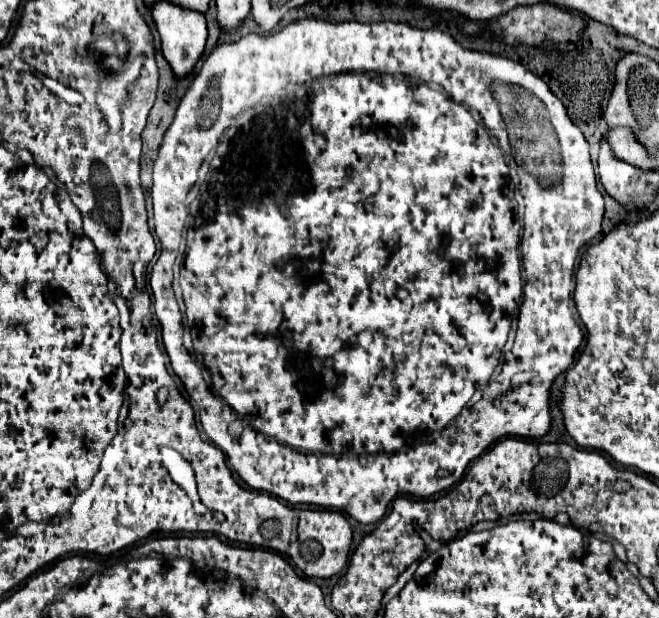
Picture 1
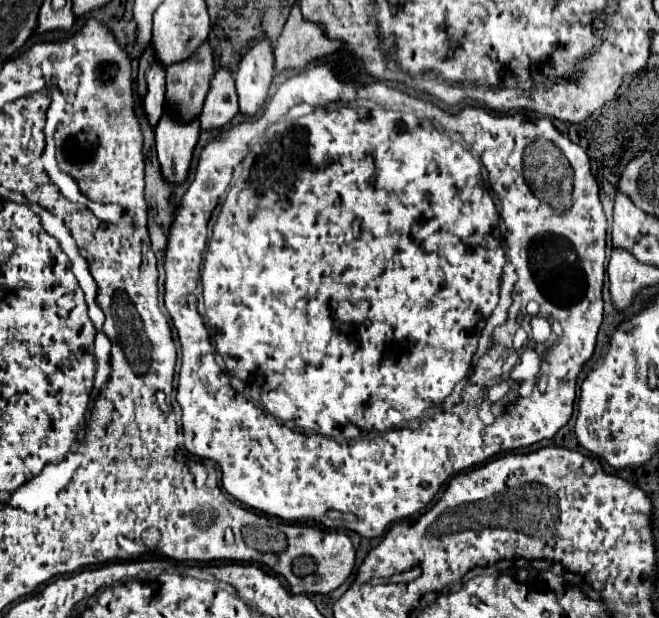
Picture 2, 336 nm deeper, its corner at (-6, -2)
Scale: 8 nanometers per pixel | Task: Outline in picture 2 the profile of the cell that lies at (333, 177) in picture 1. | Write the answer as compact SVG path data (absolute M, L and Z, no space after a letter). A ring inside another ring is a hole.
M339 60L339 61L338 61L338 62L337 62L337 65L338 65L338 67L337 67L337 68L336 68L336 67L335 67L335 66L334 66L334 65L335 65L335 64L334 64L334 63L333 63L333 64L332 64L332 63L320 63L320 64L319 64L319 66L313 66L313 68L307 68L307 72L303 72L303 74L297 74L297 78L305 78L305 82L309 82L309 90L305 90L305 94L297 94L297 102L293 102L293 106L294 106L294 105L296 105L296 104L298 104L298 103L303 103L303 102L305 102L305 104L311 104L311 106L313 106L313 107L314 107L314 108L315 108L315 110L313 110L313 112L311 112L311 114L307 114L307 116L301 116L301 118L297 118L297 120L287 120L287 122L277 122L277 124L273 124L273 126L269 126L269 128L267 128L267 127L266 127L266 126L263 126L263 118L261 118L261 120L255 120L255 121L253 121L253 122L245 122L245 124L239 124L239 126L233 126L233 128L229 128L229 130L223 130L223 132L221 132L221 134L219 134L219 138L217 138L217 140L213 140L213 142L211 142L211 144L207 144L207 146L205 146L205 148L203 148L203 152L201 152L201 158L199 158L199 166L197 166L197 172L195 172L195 178L193 178L193 182L191 182L191 186L189 186L189 190L187 190L187 194L185 194L185 196L183 196L183 202L181 202L181 208L179 208L179 210L177 210L177 214L175 214L175 222L173 222L173 226L171 226L171 230L169 230L169 242L167 242L167 250L165 250L165 274L167 274L167 278L165 278L165 306L167 306L167 312L169 312L169 316L171 316L171 320L173 320L173 326L175 326L175 328L177 328L177 334L179 334L179 344L181 344L181 369L180 369L180 370L179 370L179 381L178 381L178 384L177 384L177 402L179 402L179 404L181 404L181 410L183 410L183 418L181 418L181 422L183 422L183 436L185 436L185 442L183 442L183 444L185 444L185 448L187 448L187 452L189 452L189 454L193 454L193 456L197 456L197 458L201 458L201 460L213 460L213 462L215 462L215 464L219 464L219 468L221 468L221 486L223 486L223 490L227 490L227 492L229 492L229 494L231 494L231 496L233 496L233 498L235 498L235 500L239 500L239 502L243 502L243 504L247 504L247 506L249 506L249 508L253 508L253 510L257 510L257 512L265 512L265 514L271 514L271 516L277 516L277 518L283 518L283 520L289 520L289 522L307 522L307 520L311 520L311 522L317 522L317 524L321 524L321 526L325 526L325 528L345 528L345 530L353 530L353 532L357 532L357 534L359 534L359 536L363 536L363 538L377 538L377 536L383 536L383 534L385 534L385 530L387 530L387 528L389 528L389 526L391 526L391 524L393 524L393 522L399 522L399 520L403 520L403 518L409 518L409 516L413 516L413 514L417 514L417 512L421 512L421 510L423 510L423 508L425 508L425 506L427 506L427 504L429 504L429 502L431 502L431 500L433 500L433 496L435 496L435 494L437 494L437 492L439 492L439 490L441 490L441 486L443 486L443 484L445 484L445 482L447 482L447 480L449 480L449 478L451 478L451 476L455 476L455 474L459 474L459 472L463 472L463 470L469 470L469 468L475 468L475 466L479 466L479 464L483 464L483 462L487 462L487 460L489 460L489 458L493 458L493 456L497 456L497 454L501 454L501 452L507 452L507 450L517 450L517 448L527 448L527 446L531 446L531 444L537 444L537 442L541 442L541 440L545 440L545 438L547 438L547 440L549 440L549 438L553 438L553 436L555 436L555 434L557 434L557 432L559 432L559 428L563 428L563 426L565 426L565 424L567 424L567 422L569 422L569 420L571 420L571 414L573 414L573 402L575 402L575 386L577 386L577 374L579 374L579 372L581 372L581 368L583 368L583 366L585 366L585 362L587 362L587 360L589 360L589 358L591 358L591 356L593 356L593 350L595 350L595 338L597 338L597 332L599 332L599 326L601 326L601 324L602 324L602 321L603 321L603 296L601 296L601 290L603 290L603 286L604 286L604 280L605 280L605 236L607 236L607 220L605 220L605 214L603 214L603 208L601 208L601 200L599 200L599 188L597 188L597 182L595 182L595 180L593 180L593 176L591 176L591 170L589 170L589 158L587 158L587 154L585 154L585 150L583 150L583 148L581 148L581 146L577 146L577 144L573 144L573 142L571 142L571 140L569 140L569 138L567 138L567 136L563 136L563 134L559 134L559 132L557 132L557 130L555 130L555 126L553 126L553 124L551 124L551 120L549 120L549 118L541 118L541 120L537 120L537 122L529 122L529 120L527 120L527 118L525 118L525 116L521 116L521 114L515 114L515 116L491 116L491 114L487 114L487 110L483 110L483 108L465 108L465 110L463 110L463 112L459 112L459 114L457 114L457 116L451 116L451 114L447 114L447 112L443 112L443 110L439 110L439 108L437 108L437 106L433 106L433 104L425 104L425 102L423 102L423 100L415 100L415 98L409 98L409 96L405 96L405 94L401 94L401 92L397 92L397 90L389 90L389 88L387 88L387 86L388 86L388 85L387 85L387 84L386 84L386 83L385 83L385 82L381 82L381 81L376 81L376 82L372 82L372 83L370 83L370 84L368 84L368 85L363 85L363 84L361 84L361 83L359 83L359 82L357 82L357 81L355 81L355 80L354 80L354 76L356 76L356 75L357 75L357 74L358 74L358 73L359 73L359 70L360 70L360 67L359 67L359 66L357 66L357 65L355 65L355 66L348 66L348 65L352 65L352 64L351 64L351 63L347 63L347 62L345 62L345 63L344 63L344 62L343 62L343 60ZM344 73L347 73L347 74L348 74L348 76L349 76L349 77L350 77L350 81L346 81L346 80L343 80L343 77L342 77L342 76L343 76L343 74L344 74ZM353 100L373 100L373 102L377 102L377 104L381 104L381 106L383 106L383 108L391 108L391 110L361 110L361 108L349 108L349 106L330 106L330 105L331 105L331 104L340 104L340 105L349 105L349 103L350 103L350 102L353 102ZM328 107L329 107L329 108L328 108ZM427 118L429 118L429 120L431 120L431 122L429 122L429 120L427 120ZM257 126L258 126L258 130L257 130ZM266 128L267 128L267 130L266 130ZM255 136L256 136L256 137L258 137L258 139L259 139L259 140L257 140L257 142L251 142L251 141L252 141L252 140L253 140L253 138L255 138ZM537 136L543 136L543 138L547 138L547 140L549 140L549 142L553 142L553 144L555 144L555 146L557 146L557 148L559 148L559 150L561 150L561 154L563 154L563 156L565 156L565 158L567 158L567 160L569 160L569 164L571 164L571 168L573 168L573 204L571 204L571 208L569 208L569 210L565 210L565 212L557 212L557 210L553 210L553 208L551 208L551 206L549 206L549 204L547 204L547 202L543 202L543 200L539 200L539 198L537 198L537 196L535 196L535 194L533 194L533 192L531 192L531 188L529 188L529 186L527 186L527 182L525 182L525 178L523 178L523 152L525 152L525 148L527 148L527 146L529 146L529 144L533 144L533 142L535 142L535 140L537 140ZM249 142L251 142L251 144L249 144ZM247 144L249 144L249 146L247 146ZM469 150L471 150L471 152L473 152L473 154L477 154L477 158L479 158L479 160L481 160L481 162L483 162L483 166L485 166L485 170L487 170L487 174L489 174L489 178L487 178L487 182L489 182L489 186L491 186L491 190L493 190L493 194L495 194L495 202L493 202L493 198L491 198L491 192L489 192L489 186L487 186L487 184L485 184L485 180L483 180L483 174L481 174L481 162L477 162L477 158L473 158L473 154L471 154L471 152L469 152ZM248 152L249 152L249 154L248 154ZM241 158L243 158L243 160L241 160ZM237 164L239 164L239 166L243 166L243 172L241 172L241 176L235 176L235 178L233 178L233 182L231 182L231 180L232 180L232 174L233 174L233 170L235 170L235 166L237 166ZM230 184L231 184L231 188L229 188L229 186L230 186ZM228 188L229 188L229 194L227 194L227 198L225 198L225 202L223 202L223 208L221 208L221 212L219 212L219 218L217 218L217 224L215 224L215 228L213 228L213 236L211 236L211 240L209 240L209 246L207 246L207 244L205 244L205 230L207 230L207 226L209 226L209 220L211 220L211 214L213 214L213 208L215 208L215 206L217 206L217 204L219 204L219 201L220 201L220 198L221 198L221 196L223 196L223 194L225 194L225 191L226 191L226 190L227 190L227 189L228 189ZM495 204L497 204L497 208L495 208ZM497 212L499 212L499 214L497 214ZM499 216L501 216L501 220L503 220L503 224L505 224L505 234L503 234L503 242L501 242L501 234L499 234ZM503 244L505 244L505 248L507 248L507 260L509 260L509 262L508 262L508 261L507 261L507 262L506 262L506 264L505 264L505 250L503 250ZM205 248L207 248L207 254L205 254ZM203 258L205 258L205 262L203 262ZM510 262L511 262L511 263L510 263ZM201 264L203 264L203 270L201 270ZM503 264L505 264L505 266L504 266L504 268L503 268ZM512 264L513 264L513 265L512 265ZM513 266L515 266L515 270L514 270L514 267L513 267ZM501 270L503 270L503 271L502 271L502 275L501 275ZM516 272L517 272L517 274L516 274ZM517 276L519 276L519 280L517 280L517 278L518 278L518 277L517 277ZM199 280L201 280L201 282L203 282L203 298L205 298L205 308L207 308L207 316L209 316L209 326L211 326L211 330L213 330L213 334L215 334L215 344L217 344L217 352L219 352L219 354L221 354L221 356L223 356L223 358L225 358L225 364L227 364L227 372L229 372L229 374L231 374L231 376L235 376L235 378L239 378L239 380L241 380L241 382L243 382L243 384L245 384L245 386L247 386L247 394L249 394L249 396L251 396L251 398L247 398L247 396L243 396L243 394L239 394L239 392L237 392L237 390L235 390L235 388L233 388L233 386L231 386L231 378L229 378L229 376L227 376L227 374L225 374L225 372L223 372L223 370L221 370L221 368L219 368L219 366L217 366L217 362L215 362L215 346L213 346L213 344L211 344L211 338L209 338L209 330L207 330L207 326L205 326L205 322L203 322L203 318L201 318L201 314L199 314L199 312L197 312L197 300L195 300L195 296L193 296L193 290L195 290L195 288L197 288L197 286L199 286ZM516 281L517 281L517 282L516 282ZM499 284L500 284L500 291L499 291ZM514 285L515 285L515 288L514 288ZM281 288L285 288L285 290L281 290ZM549 290L551 290L551 298L549 298ZM512 291L513 291L513 294L511 294L511 293L512 293ZM523 294L525 294L525 296L523 296ZM512 298L513 298L513 306L511 306L511 304L512 304ZM497 300L499 300L499 302L498 302L498 304L497 304ZM529 300L537 300L537 302L539 302L539 306L541 306L541 314L543 314L543 316L547 316L547 318L549 318L549 320L553 320L553 318L559 318L559 322L561 322L561 328L563 328L563 334L561 334L561 338L559 338L559 340L555 340L555 342L553 342L553 352L551 352L551 358L549 358L549 364L547 364L547 366L545 366L545 368L543 368L543 374L545 374L545 376L547 376L547 386L545 386L545 390L543 390L543 392L541 392L541 390L535 390L535 392L531 392L531 394L529 394L529 396L525 396L525 398L521 398L521 400L519 400L519 404L517 404L517 410L515 410L515 412L513 412L513 414L511 414L511 416L509 416L509 418L507 418L507 420L501 420L501 418L497 418L497 420L495 420L495 422L493 422L493 424L489 424L489 426L485 426L485 424L483 424L483 422L481 422L481 420L479 420L479 416L477 416L477 408L475 408L475 406L464 406L464 405L465 405L465 404L463 404L463 405L462 405L462 406L461 406L461 404L460 404L460 403L461 403L461 401L462 401L462 399L463 399L463 403L466 403L466 404L467 404L467 403L470 403L470 405L475 405L475 403L477 403L477 402L478 402L478 401L480 401L480 400L482 400L482 399L483 399L483 398L484 398L484 393L485 393L485 387L484 387L484 386L485 386L485 384L486 384L486 382L487 382L487 381L488 381L488 379L490 379L490 377L491 377L491 375L488 375L488 374L491 374L491 372L489 372L489 366L488 366L488 365L491 365L491 361L489 361L489 360L488 360L488 362L486 362L486 357L487 357L487 356L501 356L501 346L503 346L503 348L505 348L505 350L507 350L507 352L511 352L511 342L513 342L513 334L515 334L515 330L517 330L517 326L519 326L519 324L517 324L517 322L515 322L515 318L517 318L517 316L519 316L519 312L523 312L523 310L525 310L525 304L527 304L527 302L529 302ZM495 306L496 306L496 308L495 308ZM510 306L511 306L511 308L510 308ZM493 308L495 308L495 309L494 309L494 310L493 310ZM508 309L509 309L509 319L508 319L508 320L507 320L507 321L506 321L506 319L507 319L507 318L508 318L508 314L507 314L507 311L508 311ZM491 312L492 312L492 313L491 313ZM489 314L491 314L491 315L490 315L490 316L489 316ZM485 320L486 320L486 325L485 325ZM503 323L504 323L504 324L503 324ZM502 324L503 324L503 325L502 325ZM499 325L501 325L501 326L499 326ZM483 326L485 326L485 327L484 327L484 329L483 329ZM497 326L498 326L498 327L497 327ZM495 327L496 327L496 328L495 328ZM494 329L495 329L495 330L494 330ZM493 331L494 331L494 332L493 332ZM492 334L493 334L493 336L492 336ZM479 336L480 336L480 337L479 337ZM477 340L479 340L479 342L478 342L478 348L477 348ZM492 341L493 341L493 344L492 344ZM491 345L493 345L493 346L491 346ZM490 348L491 348L491 350L490 350ZM475 350L477 350L477 351L476 351L476 353L475 353ZM488 351L489 351L489 352L488 352ZM486 353L487 353L487 355L485 355L485 354L486 354ZM473 354L474 354L474 356L473 356ZM483 355L485 355L485 356L483 356ZM482 356L483 356L483 357L482 357ZM480 357L481 357L481 358L480 358ZM471 358L473 358L473 359L479 359L479 358L480 358L480 359L479 359L479 360L478 360L478 362L477 362L477 364L476 364L476 365L473 365L473 368L472 368L472 370L473 370L473 371L475 371L475 372L471 372ZM489 362L490 362L490 364L489 364ZM487 366L488 366L488 368L487 368ZM557 366L569 366L569 374L563 374L563 376L559 376L559 378L557 378ZM469 372L471 372L471 373L470 373L470 374L469 374ZM199 374L201 374L201 378L199 378ZM215 374L217 374L217 380L215 380ZM219 374L221 374L221 376L219 376ZM467 374L469 374L469 375L468 375L468 377L467 377L467 378L466 378L466 379L467 379L467 381L468 381L468 386L467 386L467 381L466 381L466 380L463 380L463 378L465 378L465 376L467 376ZM489 376L490 376L490 377L489 377ZM269 378L271 378L271 380L269 380ZM459 380L463 380L463 381L461 381L461 382L460 382L460 383L459 383L459 384L457 384L457 382L459 382ZM455 384L457 384L457 385L456 385L456 387L455 387L455 388L454 388L454 389L453 389L453 386L455 386ZM466 386L467 386L467 387L466 387ZM465 387L466 387L466 388L465 388ZM464 388L465 388L465 389L464 389ZM474 388L479 388L479 395L470 395L470 398L469 398L469 393L468 393L468 392L469 392L469 391L473 391L473 392L474 392ZM470 389L471 389L471 390L470 390ZM451 390L453 390L453 391L452 391L452 393L451 393ZM462 392L463 392L463 394L462 394ZM449 394L450 394L450 395L449 395ZM447 396L448 396L448 397L447 397ZM481 396L482 396L482 397L481 397ZM445 398L446 398L446 399L445 399ZM443 400L445 400L445 401L444 401L444 403L443 403ZM439 404L443 404L443 406L442 406L442 407L443 407L443 409L444 409L444 410L445 410L445 411L448 411L448 412L451 412L451 413L450 413L450 414L443 414L443 413L445 413L445 412L437 412L437 414L429 414L429 418L421 418L421 416L423 416L423 412L425 412L425 410L429 410L429 408L433 408L433 406L439 406ZM458 404L459 404L459 406L456 406L456 405L458 405ZM454 407L455 407L455 408L454 408ZM452 410L453 410L453 412L452 412ZM419 418L421 418L421 422L417 422L417 426L413 426L413 422L415 422L415 420L419 420ZM405 426L407 426L407 428L405 428Z

